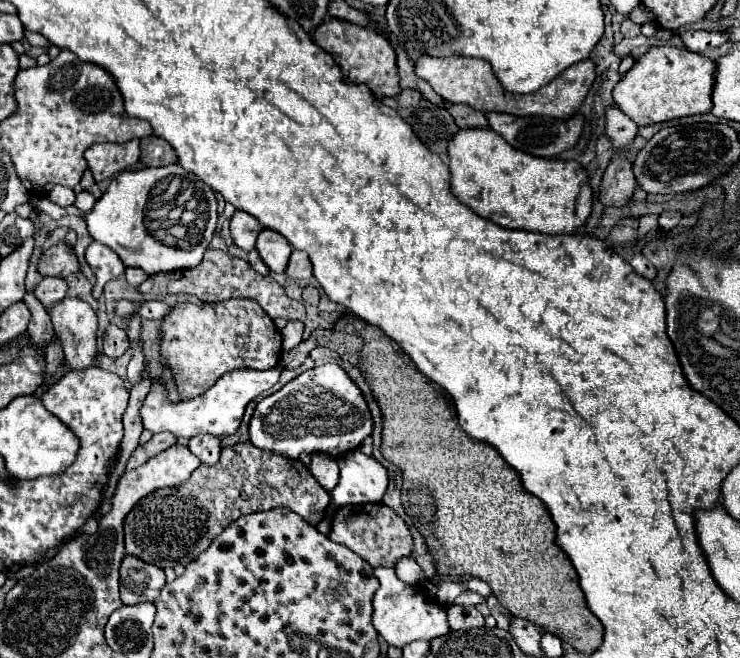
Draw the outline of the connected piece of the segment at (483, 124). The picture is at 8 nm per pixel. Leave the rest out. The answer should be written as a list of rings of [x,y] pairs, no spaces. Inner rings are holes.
[[[448,103],[448,111],[450,115],[454,115],[454,121],[458,123],[460,129],[486,129],[488,127],[488,119],[482,111],[476,111],[472,107],[466,105],[452,105]]]

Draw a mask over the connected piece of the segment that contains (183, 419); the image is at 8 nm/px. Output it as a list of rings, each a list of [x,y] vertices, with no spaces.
[[[274,367],[268,371],[254,371],[254,369],[242,369],[242,371],[234,371],[234,373],[226,373],[226,377],[222,377],[210,391],[206,391],[200,397],[188,399],[188,401],[178,401],[172,403],[168,401],[166,389],[160,383],[154,383],[150,393],[146,395],[142,407],[140,407],[140,417],[144,423],[144,429],[152,431],[152,433],[164,433],[170,431],[176,437],[194,437],[198,433],[210,433],[210,435],[232,435],[236,433],[236,429],[240,427],[242,415],[246,405],[260,393],[268,391],[272,385],[278,383],[282,369]]]

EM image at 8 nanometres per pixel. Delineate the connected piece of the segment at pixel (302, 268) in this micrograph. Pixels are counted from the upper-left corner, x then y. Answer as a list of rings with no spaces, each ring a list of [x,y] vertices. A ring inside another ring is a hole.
[[[292,251],[286,275],[294,279],[312,279],[312,263],[306,255],[306,251]]]

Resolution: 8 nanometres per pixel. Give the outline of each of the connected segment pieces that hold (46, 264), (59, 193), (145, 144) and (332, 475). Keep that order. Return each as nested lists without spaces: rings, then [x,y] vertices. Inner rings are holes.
[[[58,243],[50,247],[38,261],[38,271],[44,277],[68,277],[78,269],[80,269],[78,259],[72,247],[68,247],[66,243]]]
[[[58,185],[58,187],[54,187],[54,189],[50,191],[48,199],[50,199],[52,203],[60,205],[60,207],[70,207],[70,205],[74,203],[76,195],[74,195],[74,191],[72,191],[70,187],[62,187],[62,185]]]
[[[160,137],[142,139],[142,141],[140,141],[140,149],[142,149],[140,161],[142,161],[146,167],[164,167],[164,165],[178,163],[178,157],[176,157],[172,145],[166,143],[166,141],[160,139]]]
[[[312,455],[310,473],[326,491],[332,491],[338,483],[338,465],[330,455]]]

